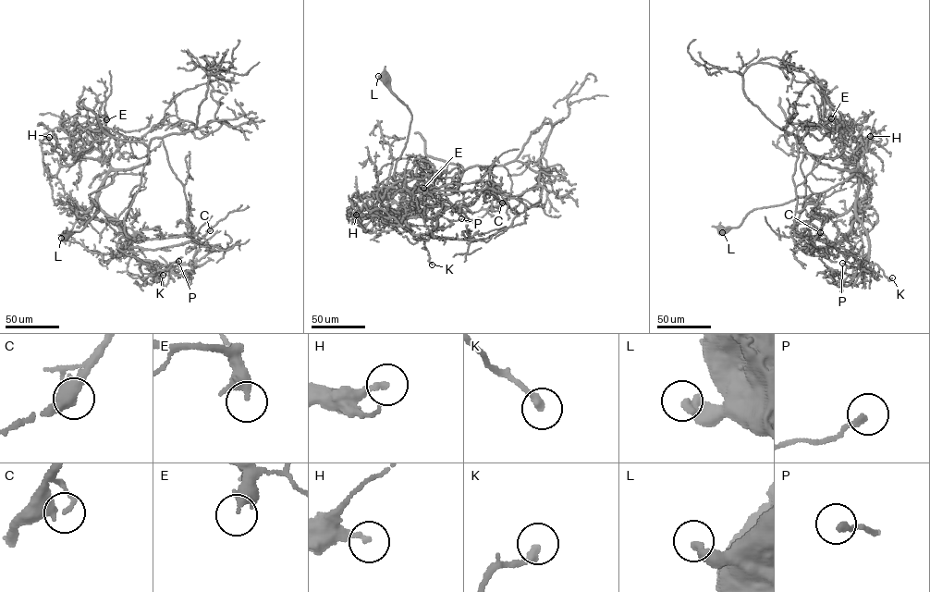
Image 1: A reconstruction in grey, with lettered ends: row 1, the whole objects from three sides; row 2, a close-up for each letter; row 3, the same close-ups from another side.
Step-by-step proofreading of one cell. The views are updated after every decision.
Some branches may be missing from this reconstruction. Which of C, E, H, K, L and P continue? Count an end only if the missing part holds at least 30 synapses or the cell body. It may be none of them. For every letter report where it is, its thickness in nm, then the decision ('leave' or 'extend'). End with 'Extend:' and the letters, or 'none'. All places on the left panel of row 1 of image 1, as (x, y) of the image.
C: place (210, 230); calibre 150 nm; leave
E: place (106, 119); calibre 280 nm; leave
H: place (49, 137); calibre 190 nm; leave
K: place (163, 275); calibre 280 nm; leave
L: place (61, 238); calibre 360 nm; leave
P: place (178, 261); calibre 240 nm; leave
Extend: none

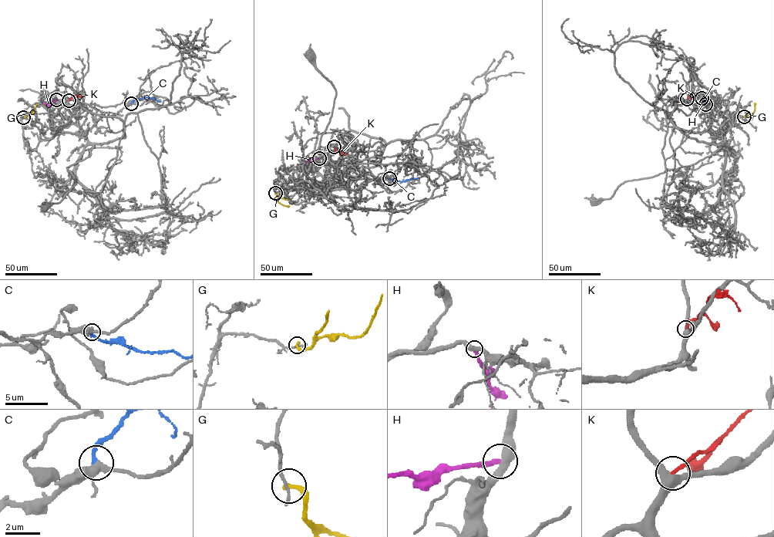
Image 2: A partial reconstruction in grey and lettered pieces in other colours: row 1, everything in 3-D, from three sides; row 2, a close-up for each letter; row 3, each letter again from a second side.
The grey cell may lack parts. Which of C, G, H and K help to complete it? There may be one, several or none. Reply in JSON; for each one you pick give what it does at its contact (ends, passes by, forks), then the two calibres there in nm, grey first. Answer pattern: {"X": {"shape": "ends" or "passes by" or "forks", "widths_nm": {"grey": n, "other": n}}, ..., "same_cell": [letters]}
{"C": {"shape": "ends", "widths_nm": {"grey": 380, "other": 280}}, "same_cell": ["C"]}

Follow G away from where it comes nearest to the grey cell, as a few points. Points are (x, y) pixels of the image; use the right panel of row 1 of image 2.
G: (744, 116), (752, 114), (754, 103)

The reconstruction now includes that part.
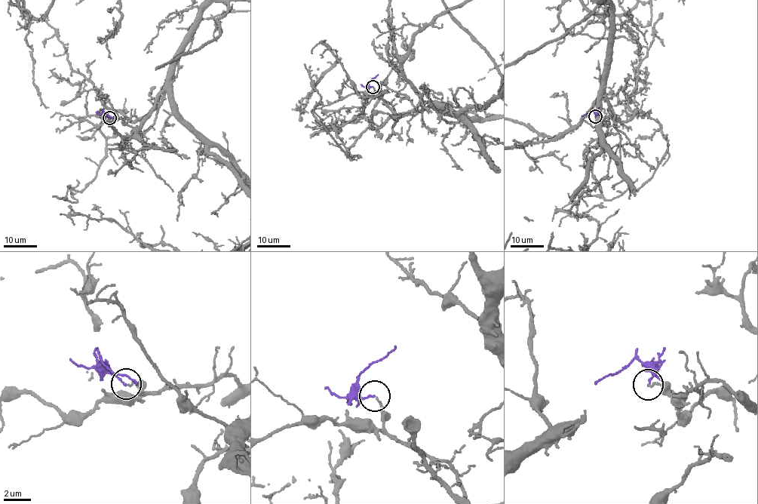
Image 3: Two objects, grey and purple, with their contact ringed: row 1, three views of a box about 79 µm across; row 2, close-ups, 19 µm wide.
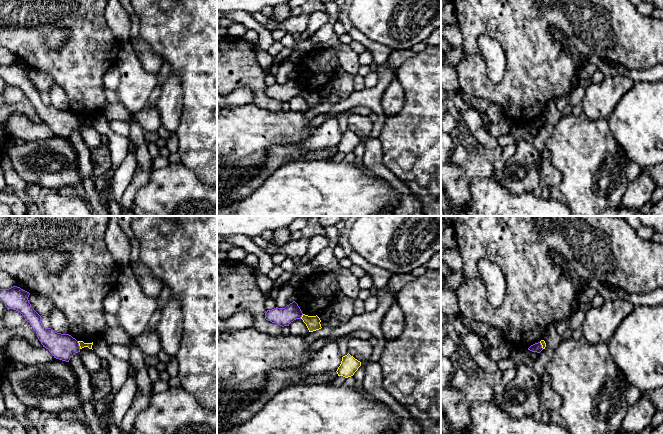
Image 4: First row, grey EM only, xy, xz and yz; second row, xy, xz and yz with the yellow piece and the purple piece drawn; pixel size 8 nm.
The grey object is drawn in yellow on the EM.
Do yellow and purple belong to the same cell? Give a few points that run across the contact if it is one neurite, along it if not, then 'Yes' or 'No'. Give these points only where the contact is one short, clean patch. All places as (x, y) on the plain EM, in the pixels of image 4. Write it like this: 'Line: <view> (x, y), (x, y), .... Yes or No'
Line: xy (77, 117), (80, 124). No

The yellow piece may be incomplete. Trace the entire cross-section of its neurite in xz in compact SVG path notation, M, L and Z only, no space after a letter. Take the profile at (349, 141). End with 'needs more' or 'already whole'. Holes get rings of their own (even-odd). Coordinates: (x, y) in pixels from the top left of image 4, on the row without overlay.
M349 129L342 133L340 142L337 145L338 152L345 154L351 153L361 142L361 138L351 132Z; already whole

